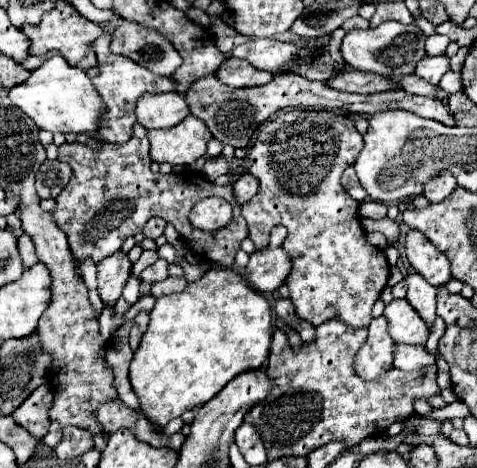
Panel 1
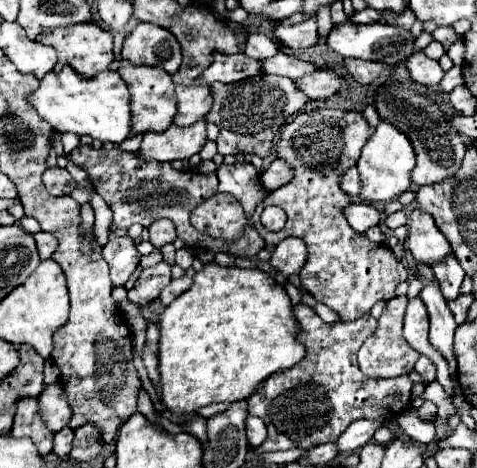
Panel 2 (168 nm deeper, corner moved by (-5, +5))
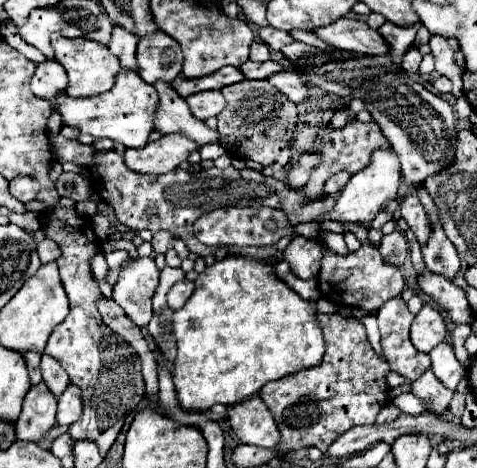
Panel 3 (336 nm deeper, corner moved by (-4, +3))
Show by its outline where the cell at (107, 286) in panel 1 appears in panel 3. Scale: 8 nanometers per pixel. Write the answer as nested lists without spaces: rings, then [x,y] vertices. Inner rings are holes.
[[[115,250],[115,252],[105,254],[105,260],[109,264],[109,272],[107,272],[107,282],[109,284],[115,284],[117,282],[117,276],[119,276],[119,270],[121,270],[121,262],[125,258],[127,258],[127,252],[125,250]]]

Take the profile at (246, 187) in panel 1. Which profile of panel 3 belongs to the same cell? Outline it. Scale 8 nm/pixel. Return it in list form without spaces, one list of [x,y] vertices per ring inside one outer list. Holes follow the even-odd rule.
[[[303,154],[299,158],[299,162],[291,168],[291,174],[287,178],[287,184],[291,188],[303,188],[313,172],[313,168],[317,168],[317,164],[321,164],[321,156],[313,156],[313,154]]]

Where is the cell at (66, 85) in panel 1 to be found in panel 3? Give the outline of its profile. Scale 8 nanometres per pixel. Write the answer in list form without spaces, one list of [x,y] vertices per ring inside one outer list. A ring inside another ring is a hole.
[[[121,70],[117,74],[115,86],[109,92],[93,98],[71,98],[67,94],[59,94],[57,104],[67,126],[87,132],[95,138],[111,138],[127,148],[143,148],[145,142],[149,142],[149,134],[155,130],[155,108],[159,104],[159,96],[155,88],[145,84],[135,72]]]

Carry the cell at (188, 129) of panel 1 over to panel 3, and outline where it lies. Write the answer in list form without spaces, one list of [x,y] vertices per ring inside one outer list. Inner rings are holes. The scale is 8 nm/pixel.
[[[165,134],[145,148],[127,148],[125,164],[139,174],[165,174],[177,168],[199,146],[183,134]]]

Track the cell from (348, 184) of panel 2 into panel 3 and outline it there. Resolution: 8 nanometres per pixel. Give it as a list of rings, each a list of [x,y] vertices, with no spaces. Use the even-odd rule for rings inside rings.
[[[339,172],[339,174],[335,174],[335,176],[331,176],[327,182],[325,182],[325,194],[329,194],[329,196],[337,196],[343,188],[345,188],[345,184],[347,184],[347,180],[351,178],[351,174],[349,172]]]

